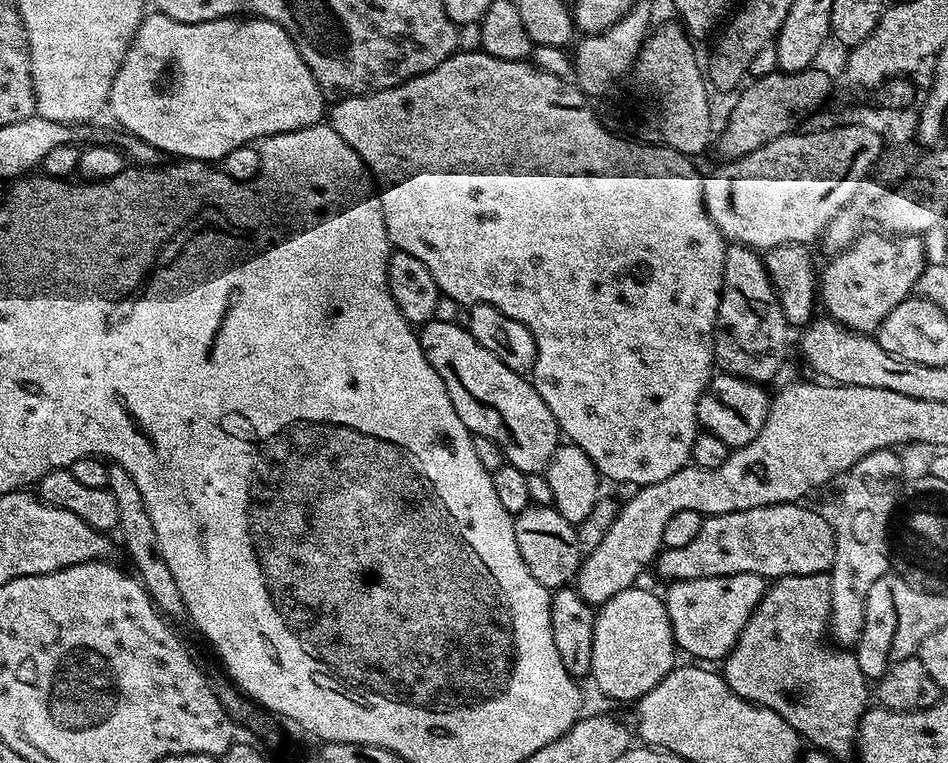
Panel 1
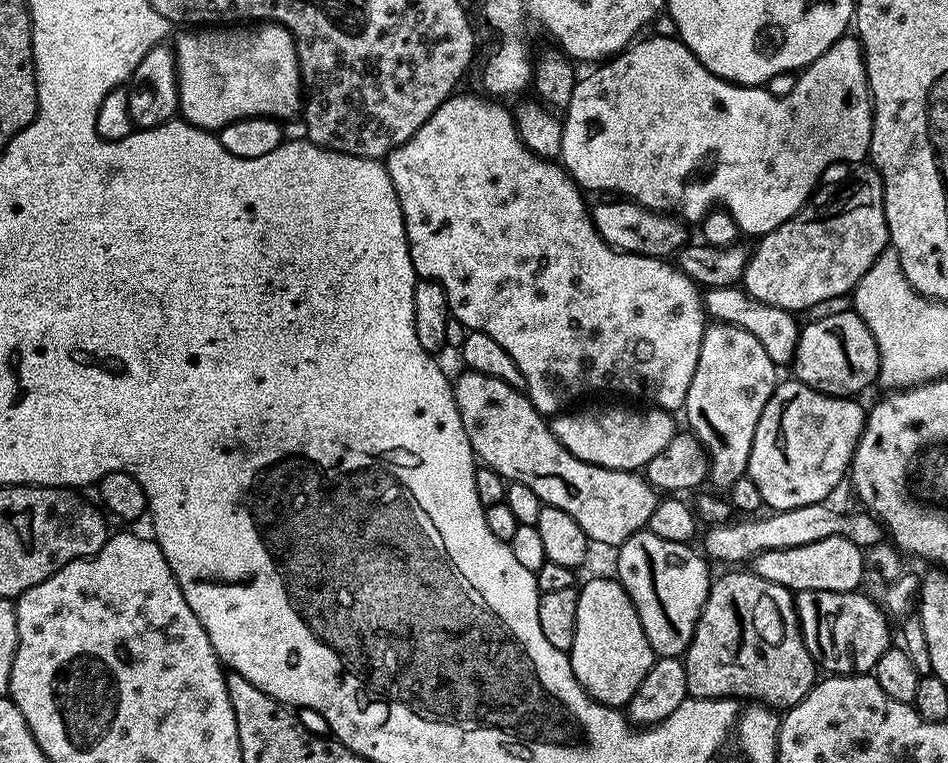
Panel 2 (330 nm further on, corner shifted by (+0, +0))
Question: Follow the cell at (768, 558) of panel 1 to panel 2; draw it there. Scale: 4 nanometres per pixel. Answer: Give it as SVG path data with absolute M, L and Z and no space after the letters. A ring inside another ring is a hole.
M831 536L822 538L822 542L810 542L806 546L790 546L786 550L766 550L752 557L751 571L757 576L766 578L766 582L774 582L778 586L788 589L795 594L802 590L834 590L835 592L855 592L861 587L866 571L865 553L854 542L845 536Z

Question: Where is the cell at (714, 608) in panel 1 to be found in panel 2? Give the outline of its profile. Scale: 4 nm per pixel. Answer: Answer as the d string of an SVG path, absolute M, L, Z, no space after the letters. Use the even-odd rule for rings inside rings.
M641 530L619 545L616 572L620 585L630 594L634 610L642 622L642 630L657 657L683 657L694 638L698 618L704 609L713 573L708 573L709 561L688 544L666 542L658 534Z

